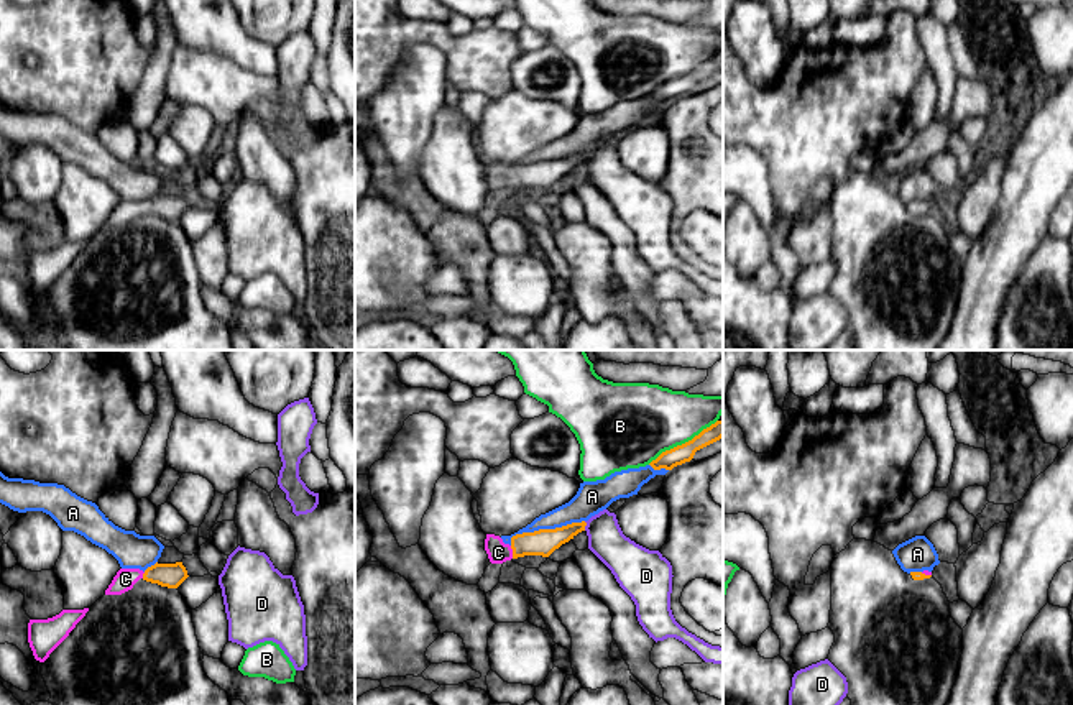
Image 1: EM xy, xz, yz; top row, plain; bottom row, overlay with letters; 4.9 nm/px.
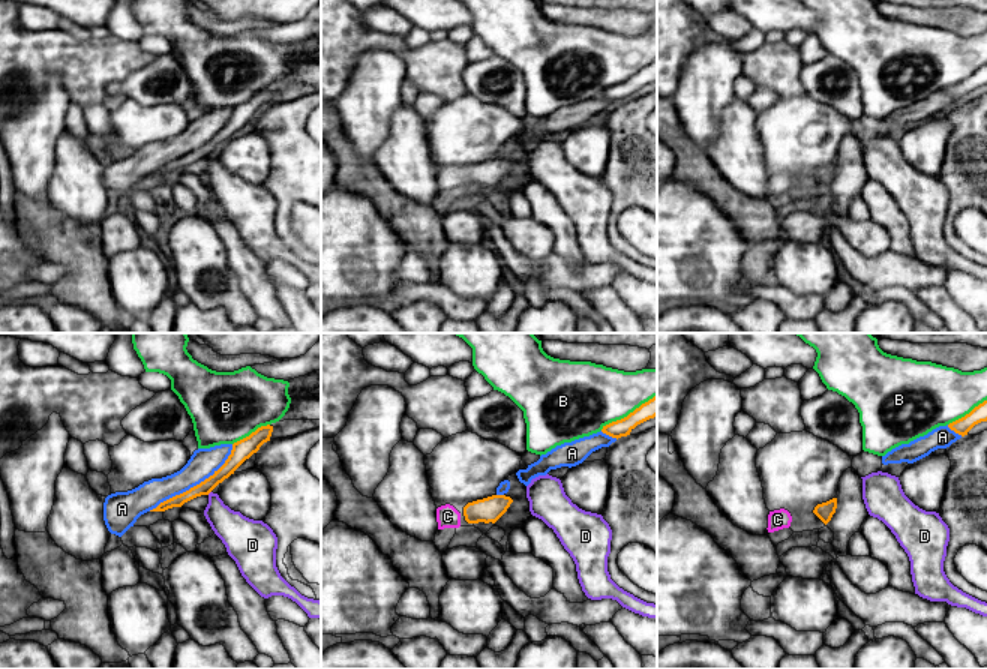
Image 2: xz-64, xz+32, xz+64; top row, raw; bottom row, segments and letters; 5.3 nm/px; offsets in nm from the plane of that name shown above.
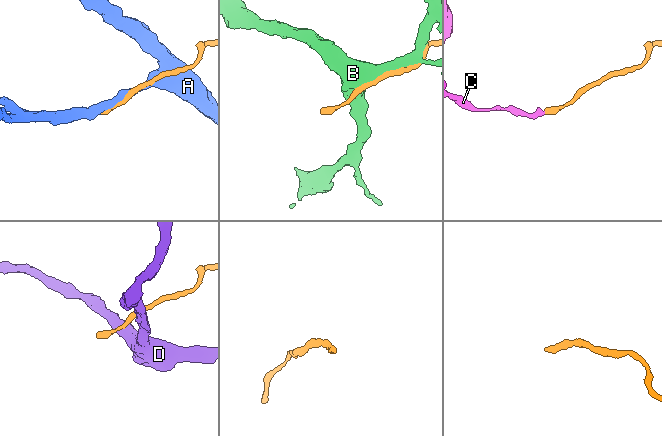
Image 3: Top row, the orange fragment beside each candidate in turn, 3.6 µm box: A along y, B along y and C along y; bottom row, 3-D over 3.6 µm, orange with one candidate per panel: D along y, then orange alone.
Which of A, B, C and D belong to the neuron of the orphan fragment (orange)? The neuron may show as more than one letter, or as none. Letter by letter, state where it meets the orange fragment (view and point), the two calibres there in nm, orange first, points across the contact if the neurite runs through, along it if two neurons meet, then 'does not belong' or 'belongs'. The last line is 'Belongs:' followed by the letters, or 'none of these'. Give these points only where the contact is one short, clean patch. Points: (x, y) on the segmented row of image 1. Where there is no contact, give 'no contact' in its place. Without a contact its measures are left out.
A: xz (544, 529) | 130/140 nm | does not belong
B: xz (682, 444) | 90/380 nm | does not belong
C: xz (513, 552) | 130/110 nm | across xz (543, 543), (521, 544), (513, 552), (498, 552) | belongs
D: xz (585, 525) | 130/180 nm | along xz (584, 521), (585, 529) | does not belong
Belongs: C

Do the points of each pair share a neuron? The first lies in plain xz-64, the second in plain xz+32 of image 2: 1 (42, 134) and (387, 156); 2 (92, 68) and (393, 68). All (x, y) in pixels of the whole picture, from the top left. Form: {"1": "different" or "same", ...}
{"1": "different", "2": "different"}

